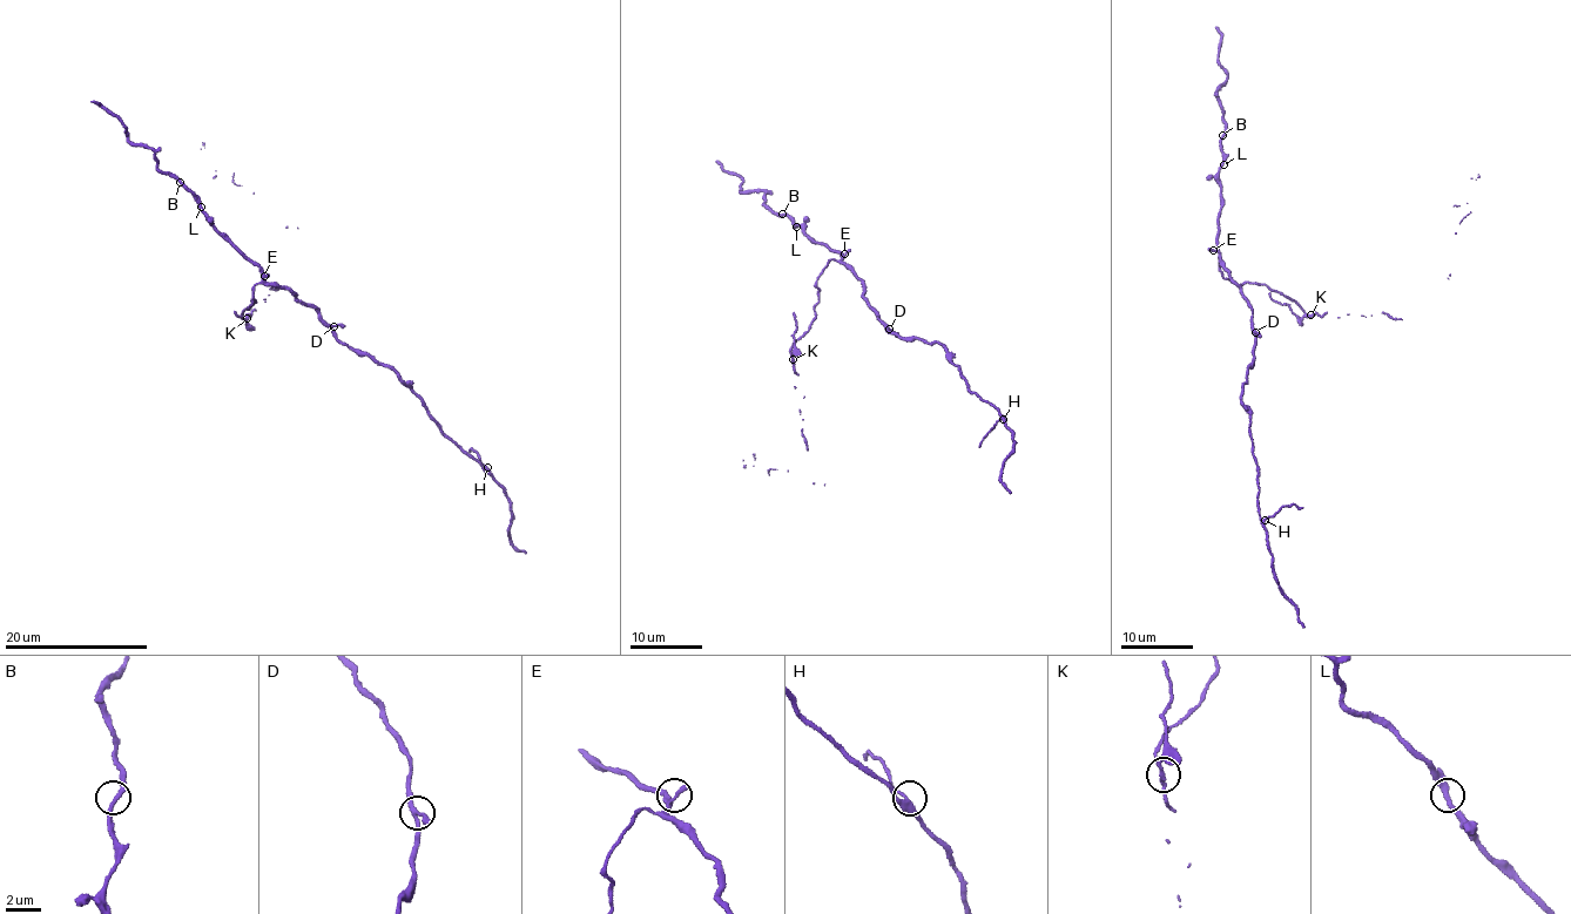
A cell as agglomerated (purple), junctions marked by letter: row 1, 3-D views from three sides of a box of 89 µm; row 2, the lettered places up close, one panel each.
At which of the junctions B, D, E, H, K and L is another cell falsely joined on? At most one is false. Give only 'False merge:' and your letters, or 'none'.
False merge: K

